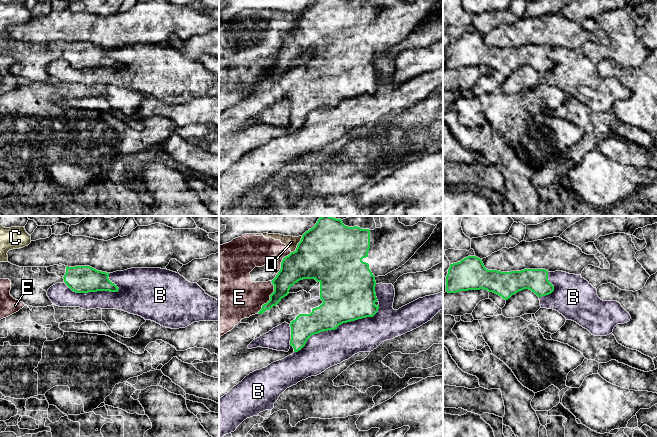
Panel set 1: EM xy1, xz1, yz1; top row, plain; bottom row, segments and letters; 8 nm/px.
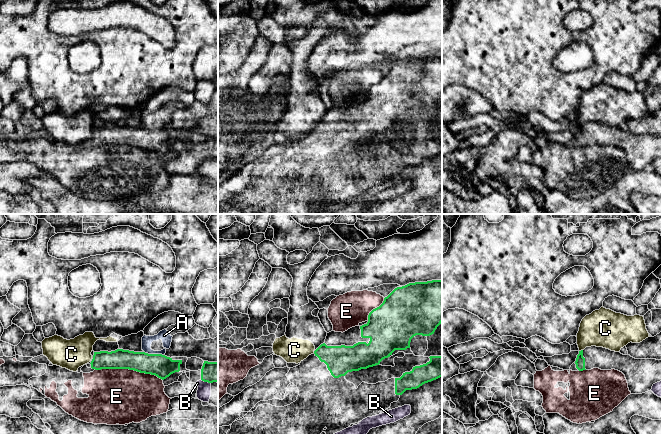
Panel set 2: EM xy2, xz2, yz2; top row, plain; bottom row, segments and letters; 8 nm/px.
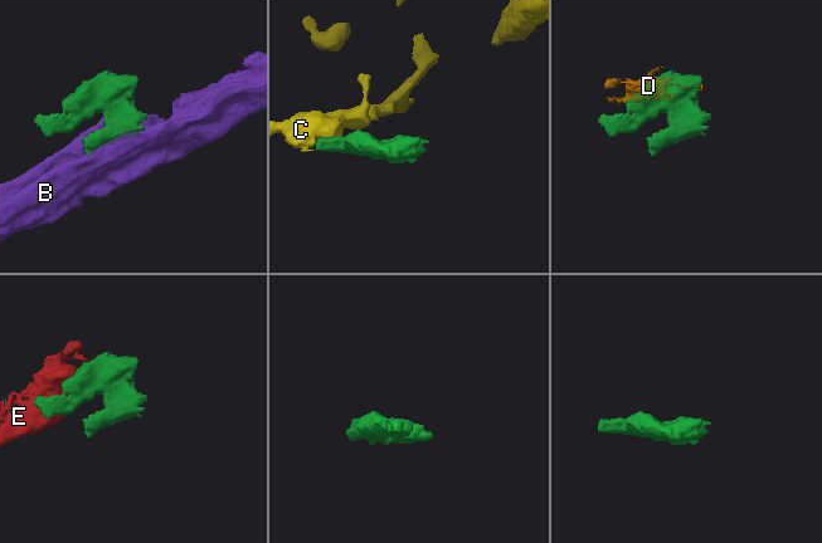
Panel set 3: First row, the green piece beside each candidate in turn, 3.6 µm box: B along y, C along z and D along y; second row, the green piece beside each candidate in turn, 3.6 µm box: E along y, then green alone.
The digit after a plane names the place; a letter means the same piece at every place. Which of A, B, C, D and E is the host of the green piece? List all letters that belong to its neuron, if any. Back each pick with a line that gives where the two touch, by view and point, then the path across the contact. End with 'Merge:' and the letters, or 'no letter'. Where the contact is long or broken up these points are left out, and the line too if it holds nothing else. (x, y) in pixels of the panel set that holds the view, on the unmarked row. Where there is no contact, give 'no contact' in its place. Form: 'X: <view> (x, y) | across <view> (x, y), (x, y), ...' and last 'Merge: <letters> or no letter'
Merge: no letter

